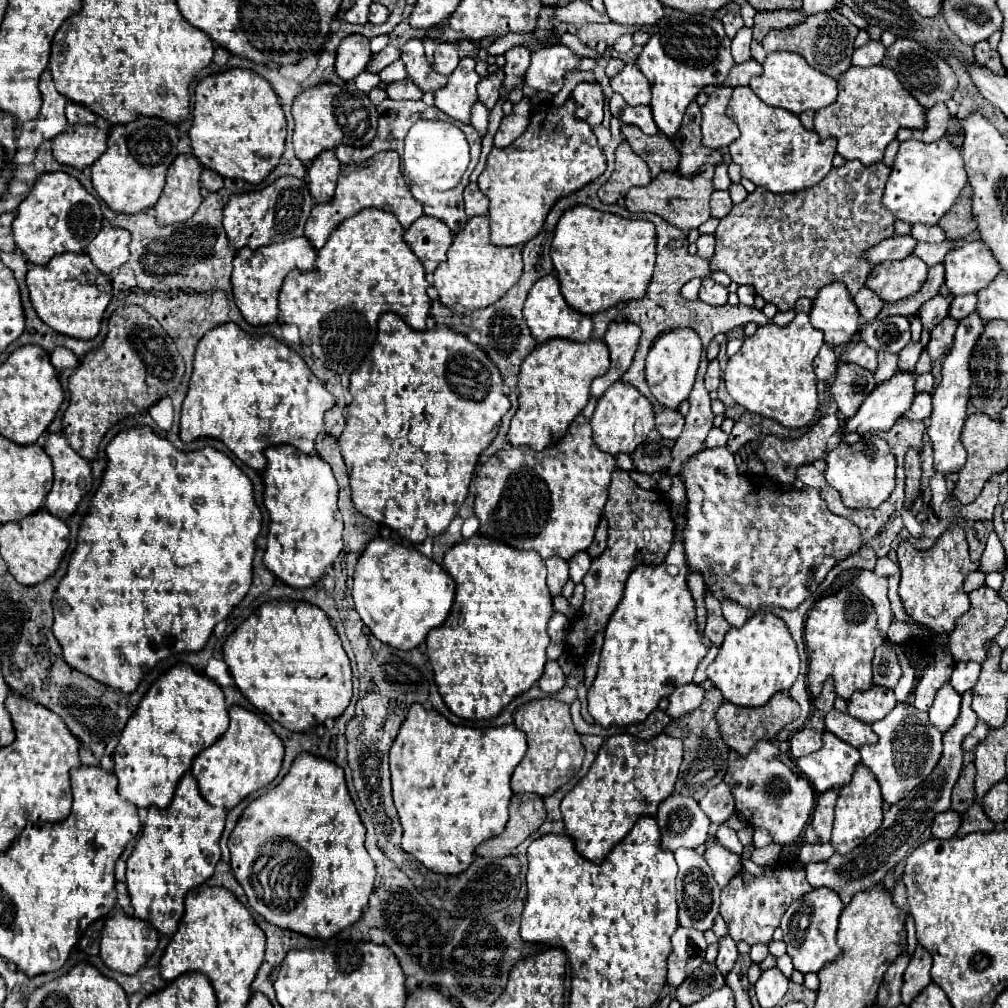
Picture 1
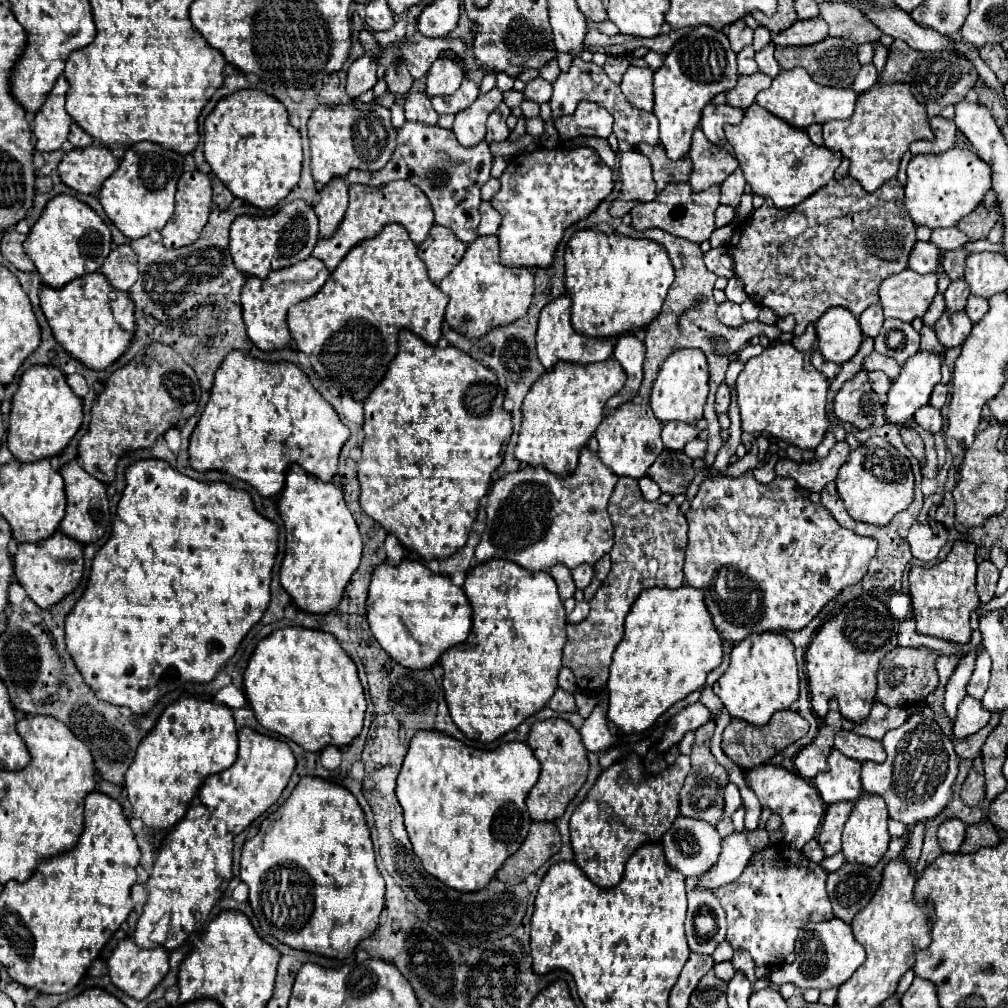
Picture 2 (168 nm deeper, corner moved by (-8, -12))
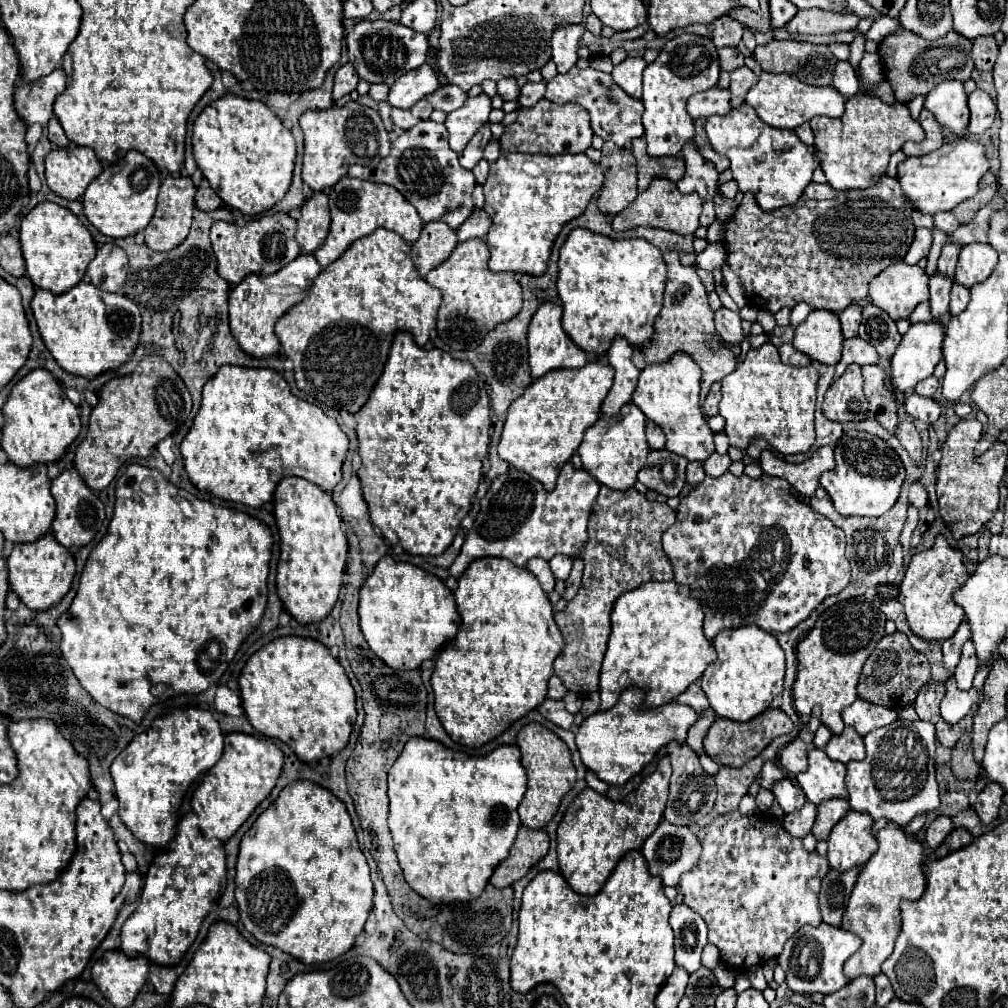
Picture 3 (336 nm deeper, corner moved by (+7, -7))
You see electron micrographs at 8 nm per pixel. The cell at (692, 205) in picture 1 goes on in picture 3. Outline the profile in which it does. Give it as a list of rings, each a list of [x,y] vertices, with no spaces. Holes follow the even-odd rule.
[[[653,179],[653,183],[649,185],[647,191],[639,193],[637,201],[621,211],[615,219],[613,219],[613,229],[615,231],[627,231],[639,225],[647,225],[647,227],[657,227],[657,229],[665,229],[665,231],[673,231],[673,233],[681,233],[681,235],[693,235],[699,227],[699,215],[701,215],[701,199],[695,193],[689,195],[681,195],[681,191],[677,191],[677,185],[669,179]]]

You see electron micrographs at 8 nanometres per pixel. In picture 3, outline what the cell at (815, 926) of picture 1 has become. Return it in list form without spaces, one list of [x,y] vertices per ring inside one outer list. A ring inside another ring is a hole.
[[[821,923],[819,927],[801,927],[787,943],[783,953],[777,957],[781,969],[785,971],[785,983],[795,993],[823,993],[831,995],[851,981],[843,973],[845,961],[861,947],[861,939],[841,927]]]

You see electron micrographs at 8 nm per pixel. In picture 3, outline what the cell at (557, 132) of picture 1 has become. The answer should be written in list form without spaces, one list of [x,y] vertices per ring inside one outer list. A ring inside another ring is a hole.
[[[511,153],[499,157],[489,165],[489,177],[483,185],[485,193],[485,211],[493,219],[491,231],[487,235],[487,245],[491,251],[489,269],[507,271],[507,273],[525,273],[525,275],[543,275],[547,271],[547,261],[551,255],[553,241],[565,223],[577,219],[585,213],[587,203],[603,187],[603,171],[587,155],[521,155]]]

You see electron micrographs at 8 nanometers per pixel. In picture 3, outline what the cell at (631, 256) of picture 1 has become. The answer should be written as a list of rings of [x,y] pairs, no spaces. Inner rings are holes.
[[[573,229],[561,247],[559,257],[559,279],[557,291],[563,301],[563,329],[567,335],[587,353],[603,355],[609,351],[615,337],[623,337],[631,347],[641,349],[653,339],[653,325],[663,307],[667,267],[663,263],[661,251],[645,239],[609,239],[587,229]]]

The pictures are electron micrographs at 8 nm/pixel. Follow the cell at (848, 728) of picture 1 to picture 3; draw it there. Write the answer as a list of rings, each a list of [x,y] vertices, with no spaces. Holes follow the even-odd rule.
[[[845,727],[841,735],[833,735],[829,745],[825,747],[825,753],[833,761],[849,763],[855,759],[865,759],[865,745],[863,737],[853,731],[853,727]]]

